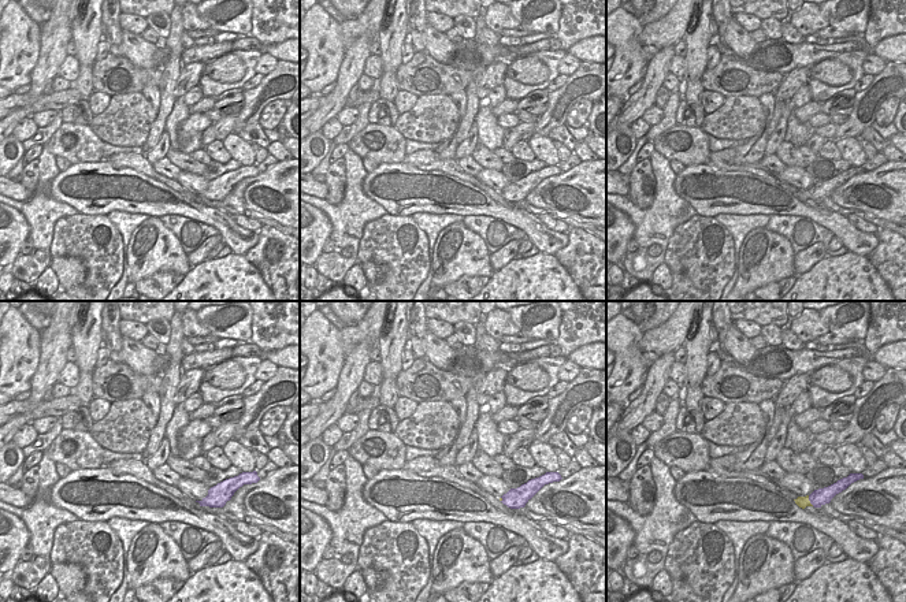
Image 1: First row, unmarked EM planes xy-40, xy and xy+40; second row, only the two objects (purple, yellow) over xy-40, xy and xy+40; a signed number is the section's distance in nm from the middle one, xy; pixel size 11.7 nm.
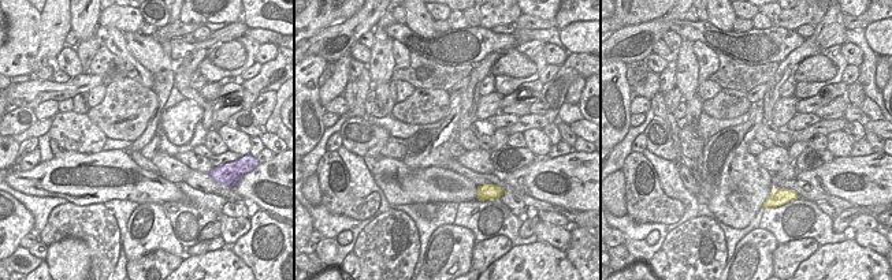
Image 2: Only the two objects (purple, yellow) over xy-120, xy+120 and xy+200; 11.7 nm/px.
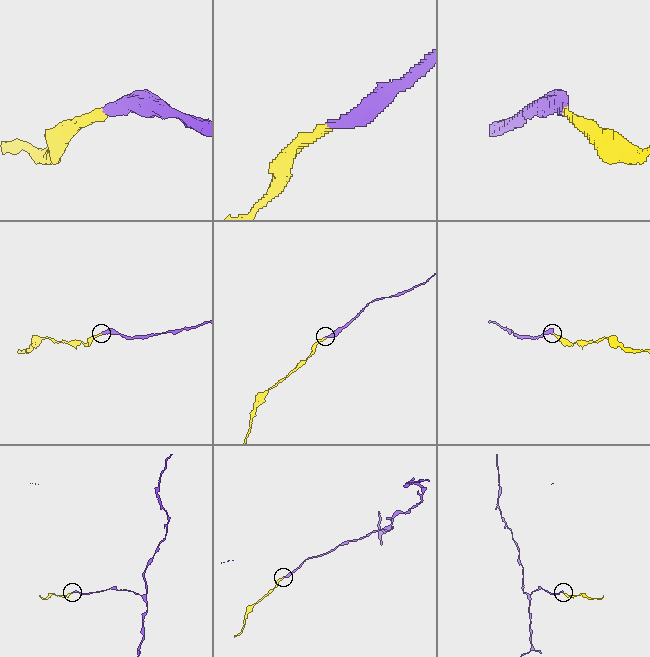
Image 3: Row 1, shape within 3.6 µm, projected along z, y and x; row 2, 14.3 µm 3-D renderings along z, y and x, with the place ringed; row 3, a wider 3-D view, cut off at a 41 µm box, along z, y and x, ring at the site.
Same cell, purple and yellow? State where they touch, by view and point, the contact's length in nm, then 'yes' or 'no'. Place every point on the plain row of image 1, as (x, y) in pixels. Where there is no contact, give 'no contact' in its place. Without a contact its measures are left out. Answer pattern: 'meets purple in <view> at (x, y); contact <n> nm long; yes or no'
meets purple in xy+40 at (809, 193); contact 140 nm long; yes

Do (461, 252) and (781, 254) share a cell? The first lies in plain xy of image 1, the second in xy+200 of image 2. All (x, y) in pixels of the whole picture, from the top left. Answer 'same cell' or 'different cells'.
different cells

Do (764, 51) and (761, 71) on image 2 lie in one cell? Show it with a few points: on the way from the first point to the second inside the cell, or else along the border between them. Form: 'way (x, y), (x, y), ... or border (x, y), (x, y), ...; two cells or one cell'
border (731, 58), (747, 64), (777, 63); two cells

